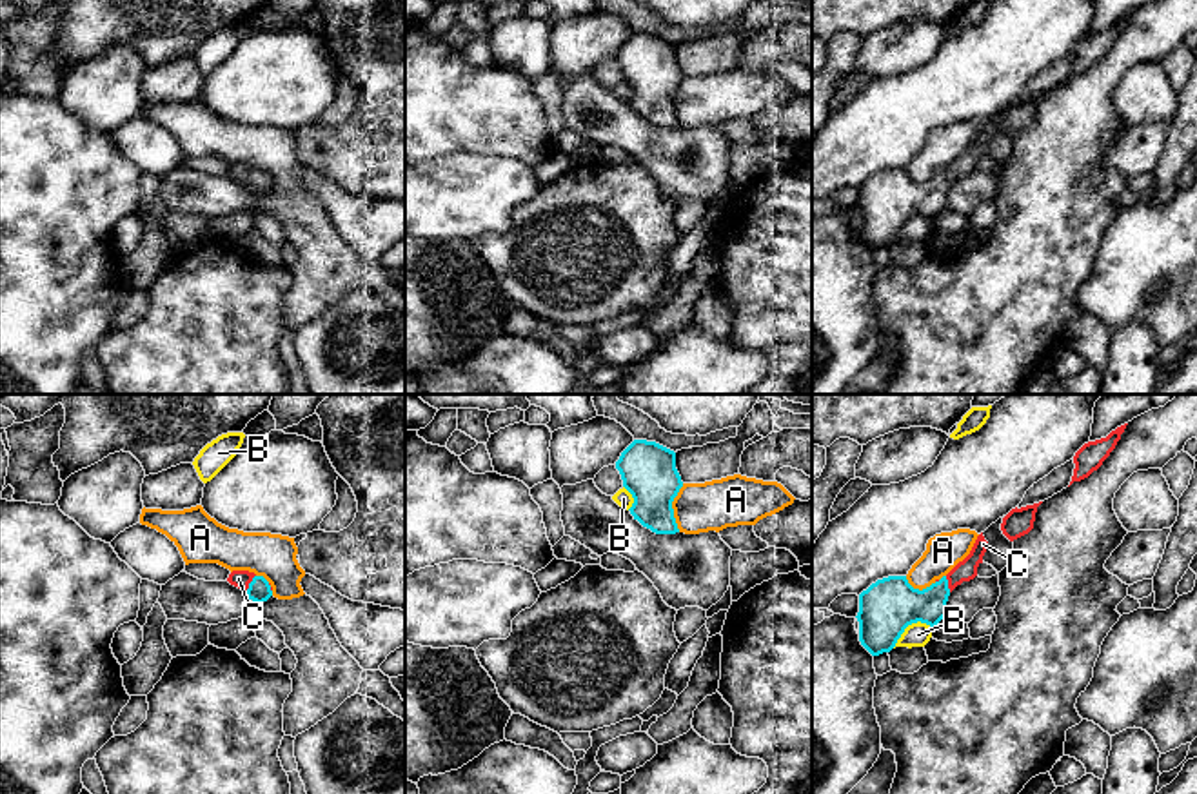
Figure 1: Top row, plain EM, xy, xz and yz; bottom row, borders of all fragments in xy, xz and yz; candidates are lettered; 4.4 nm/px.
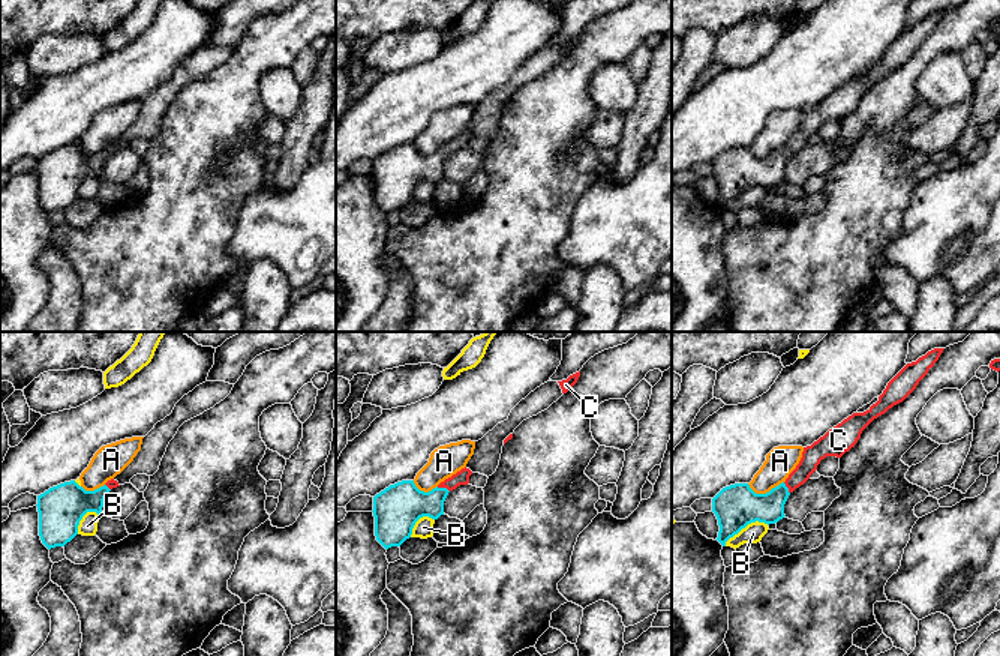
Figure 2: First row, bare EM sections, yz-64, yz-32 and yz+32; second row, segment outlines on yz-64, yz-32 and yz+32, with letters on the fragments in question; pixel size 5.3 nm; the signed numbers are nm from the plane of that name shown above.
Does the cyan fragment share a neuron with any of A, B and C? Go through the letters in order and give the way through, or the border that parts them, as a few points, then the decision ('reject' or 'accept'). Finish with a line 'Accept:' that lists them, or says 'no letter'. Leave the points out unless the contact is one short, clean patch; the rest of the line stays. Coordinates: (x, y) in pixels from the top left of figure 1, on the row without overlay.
A: along xz (683, 77), (672, 95), (678, 124) | reject
B: along yz (932, 218), (912, 215), (892, 240) | reject
C: across xy (258, 184), (249, 177), (238, 171) | accept
Accept: C

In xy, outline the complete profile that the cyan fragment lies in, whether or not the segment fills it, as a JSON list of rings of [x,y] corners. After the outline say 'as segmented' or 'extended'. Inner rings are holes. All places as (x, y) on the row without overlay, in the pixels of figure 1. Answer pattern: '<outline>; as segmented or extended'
[[[232,164],[227,174],[242,182],[249,193],[263,196],[272,189],[272,180],[263,169],[256,169],[249,164]]]; extended

